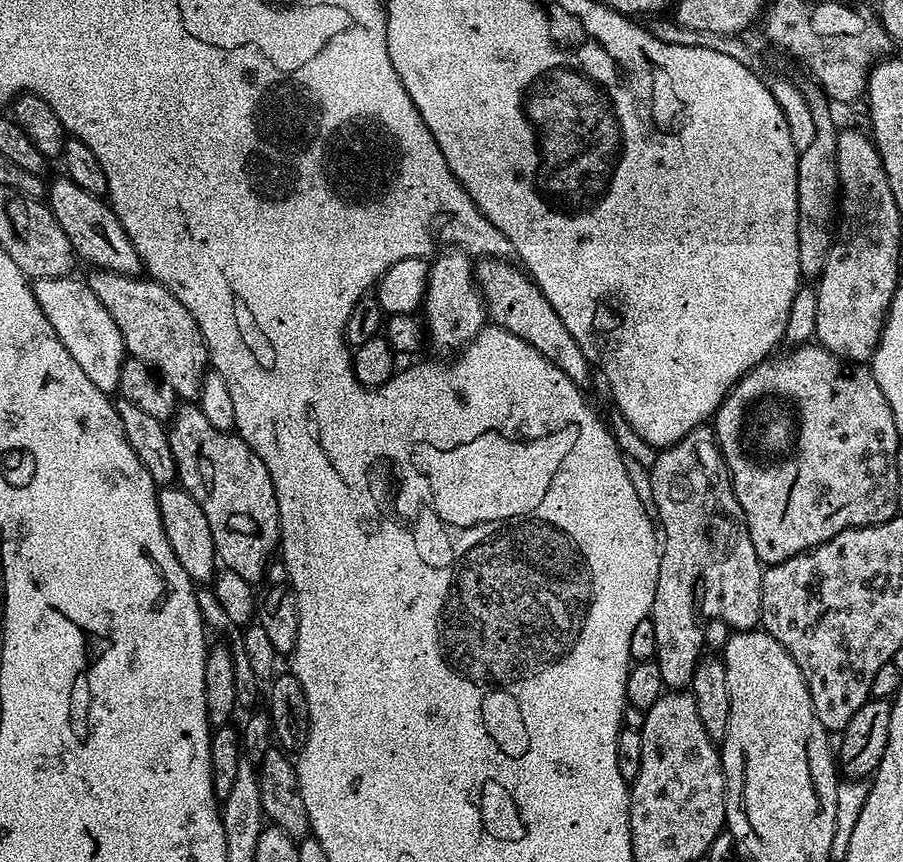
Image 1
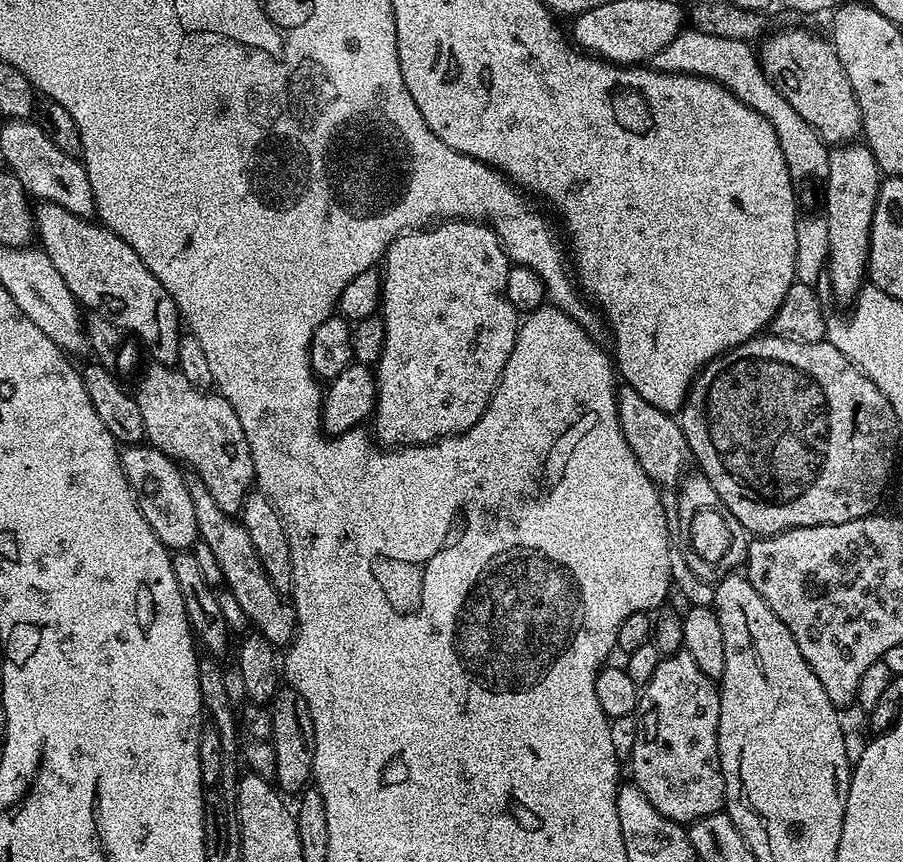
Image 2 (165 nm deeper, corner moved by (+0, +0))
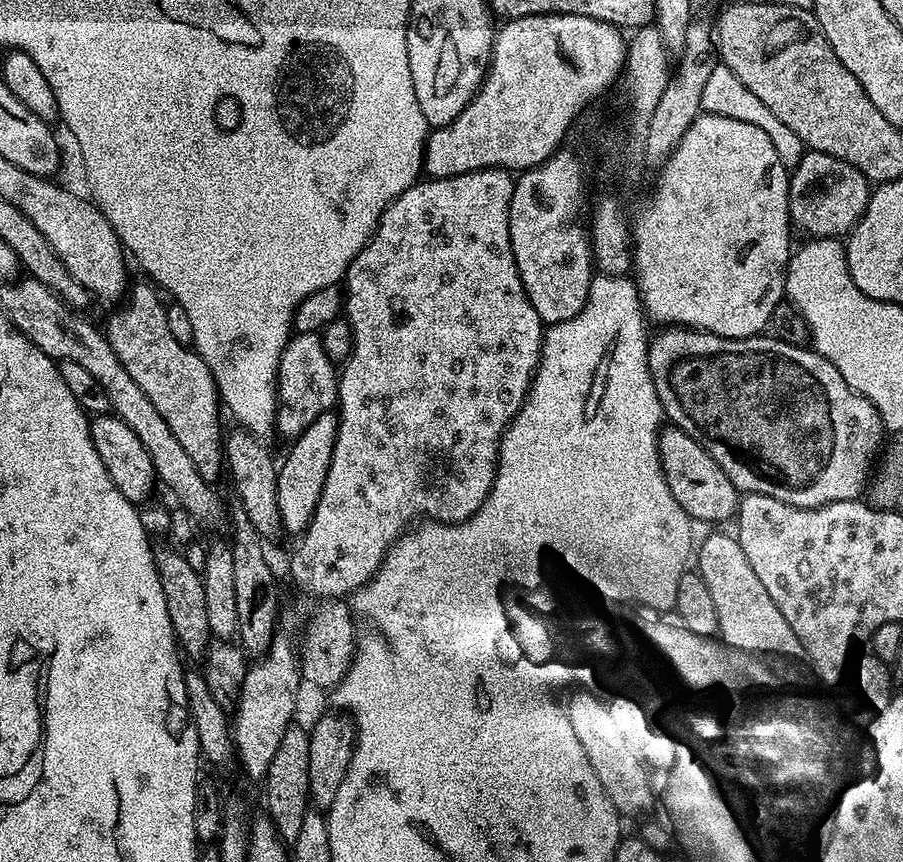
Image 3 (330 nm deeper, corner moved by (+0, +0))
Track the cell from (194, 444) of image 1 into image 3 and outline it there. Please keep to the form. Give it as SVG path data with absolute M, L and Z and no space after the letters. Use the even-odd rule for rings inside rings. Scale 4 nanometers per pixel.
M143 283L131 285L126 299L119 305L121 308L109 318L108 344L118 354L118 362L122 362L126 374L154 402L154 410L166 418L166 426L174 430L174 438L182 442L182 450L190 454L190 462L194 462L198 474L204 480L216 482L226 468L225 437L220 434L220 391L216 389L210 366L206 366L195 350L170 334L167 307L165 301L160 301L161 293L151 283Z

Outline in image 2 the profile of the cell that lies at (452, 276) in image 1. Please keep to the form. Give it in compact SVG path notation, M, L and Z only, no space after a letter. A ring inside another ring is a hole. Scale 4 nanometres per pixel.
M445 220L423 230L406 232L403 236L388 245L382 261L382 279L380 282L379 311L384 317L384 345L380 351L380 360L374 366L376 374L376 432L374 436L384 446L411 446L413 444L434 444L444 436L459 436L470 426L474 426L488 409L492 395L502 380L502 370L510 350L514 350L516 332L520 329L518 309L506 298L506 278L510 261L494 234L492 227L477 224L474 220Z

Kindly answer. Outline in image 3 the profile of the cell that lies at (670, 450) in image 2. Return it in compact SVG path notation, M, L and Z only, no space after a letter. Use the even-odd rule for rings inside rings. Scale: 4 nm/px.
M664 426L659 429L656 446L660 451L661 467L667 486L693 521L716 519L731 521L735 517L740 493L730 482L726 472L718 466L718 462L715 462L697 440L690 438L690 434L686 434L681 428Z

